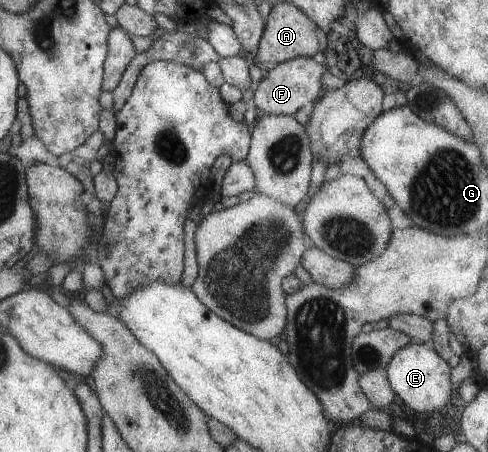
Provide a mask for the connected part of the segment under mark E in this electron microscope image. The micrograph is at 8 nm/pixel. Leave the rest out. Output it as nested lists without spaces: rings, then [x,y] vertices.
[[[410,342],[392,356],[385,369],[397,398],[415,412],[440,410],[452,400],[451,394],[455,389],[451,376],[452,367],[430,343]]]

